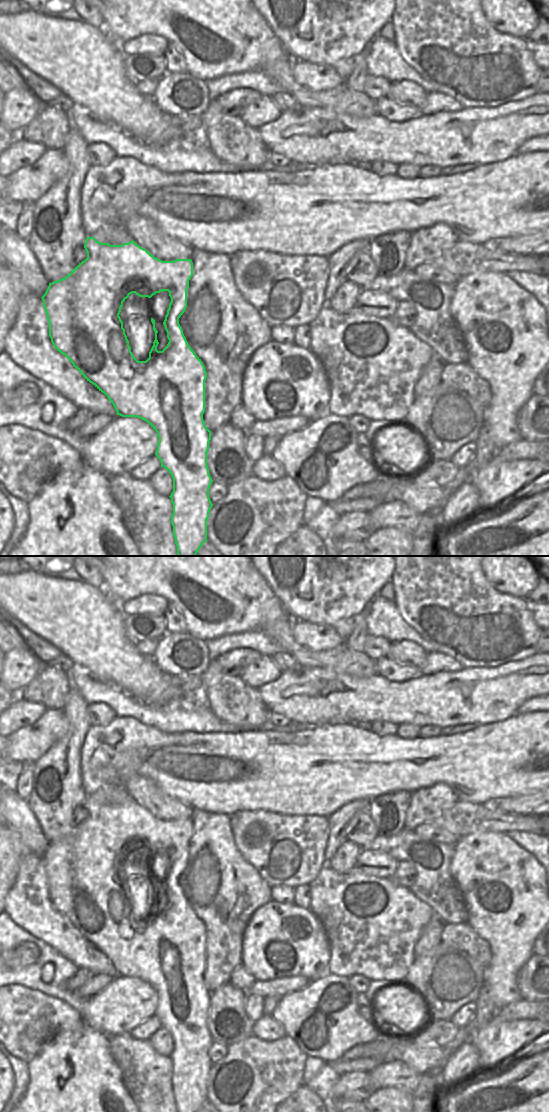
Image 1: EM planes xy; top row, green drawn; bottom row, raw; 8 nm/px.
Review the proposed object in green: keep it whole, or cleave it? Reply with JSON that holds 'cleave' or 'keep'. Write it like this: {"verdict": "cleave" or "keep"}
{"verdict": "keep"}

